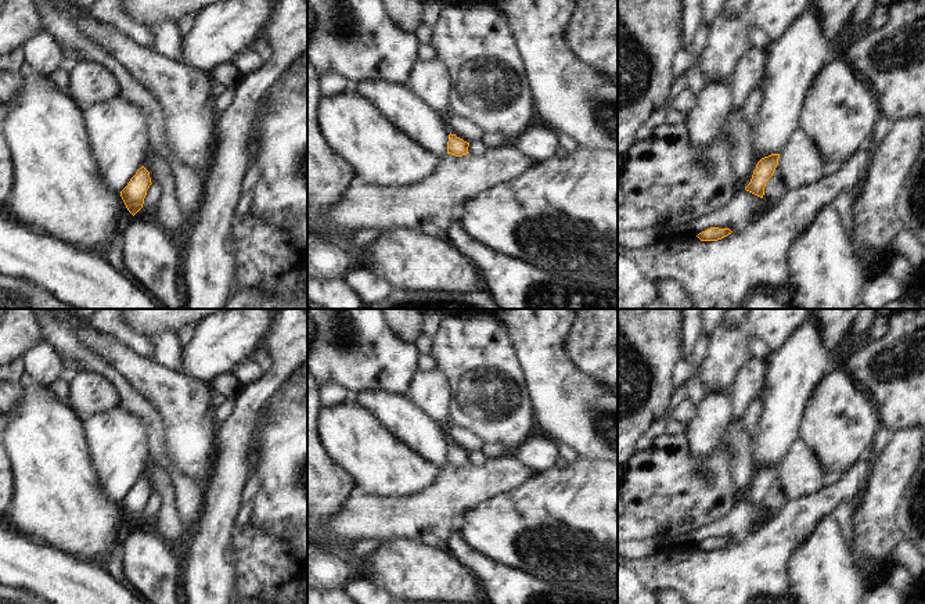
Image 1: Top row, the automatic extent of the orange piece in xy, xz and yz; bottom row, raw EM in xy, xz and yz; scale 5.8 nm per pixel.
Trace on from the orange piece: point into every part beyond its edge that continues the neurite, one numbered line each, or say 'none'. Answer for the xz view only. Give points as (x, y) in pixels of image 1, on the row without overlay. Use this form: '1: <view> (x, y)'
none

